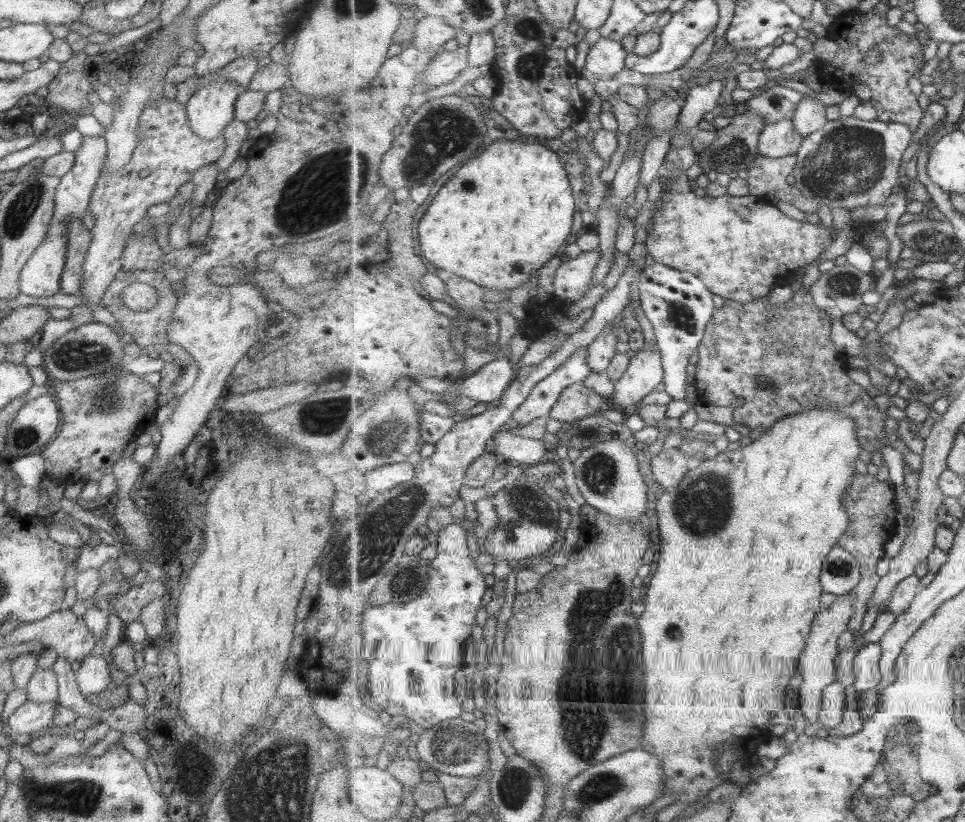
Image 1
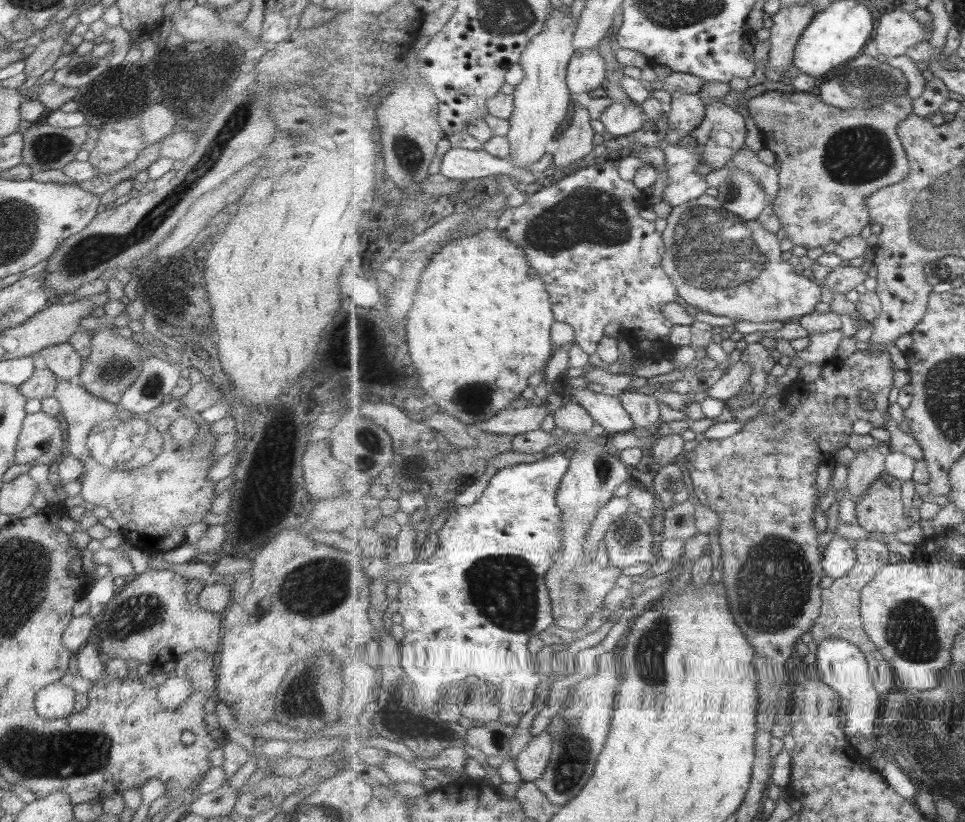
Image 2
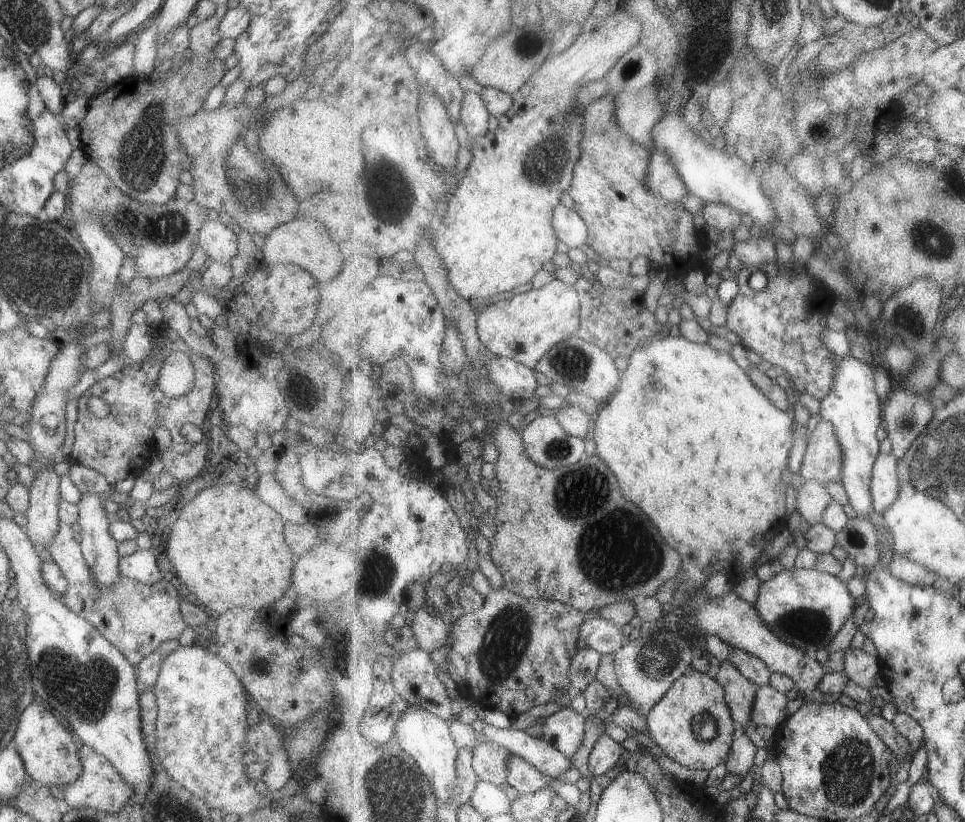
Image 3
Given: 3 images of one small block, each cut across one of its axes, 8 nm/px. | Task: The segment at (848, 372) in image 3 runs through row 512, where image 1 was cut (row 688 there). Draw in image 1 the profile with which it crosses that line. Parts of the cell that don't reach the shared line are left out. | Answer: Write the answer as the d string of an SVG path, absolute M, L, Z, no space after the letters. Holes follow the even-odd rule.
M871 642L859 650L855 658L855 679L856 694L861 694L872 688L879 687L882 680L881 675L881 656L882 648L879 642Z

